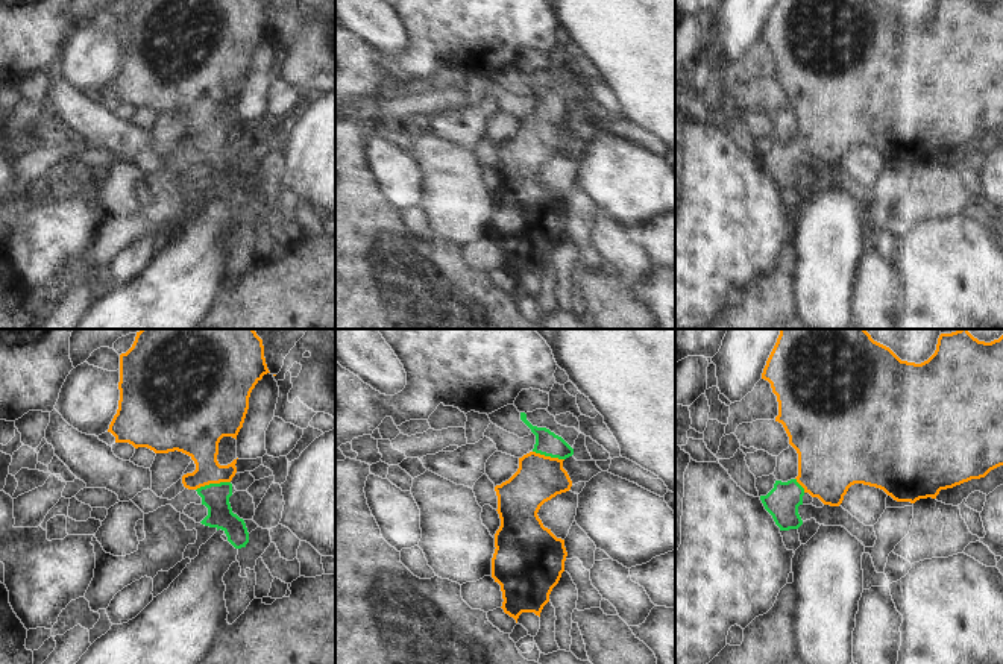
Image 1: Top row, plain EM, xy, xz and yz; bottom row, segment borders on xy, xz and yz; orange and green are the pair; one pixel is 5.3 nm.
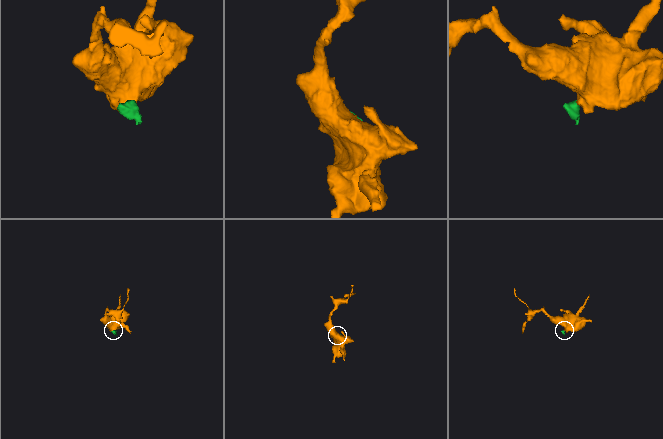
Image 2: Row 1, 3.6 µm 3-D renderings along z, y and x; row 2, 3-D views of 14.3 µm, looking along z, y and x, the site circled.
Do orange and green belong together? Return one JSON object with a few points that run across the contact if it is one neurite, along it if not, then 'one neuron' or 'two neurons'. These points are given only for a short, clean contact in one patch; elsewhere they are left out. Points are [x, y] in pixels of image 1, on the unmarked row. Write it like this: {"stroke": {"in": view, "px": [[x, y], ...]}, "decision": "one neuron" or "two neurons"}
{"stroke": {"in": "xy", "px": [[199, 99], [213, 143], [216, 156]]}, "decision": "one neuron"}

